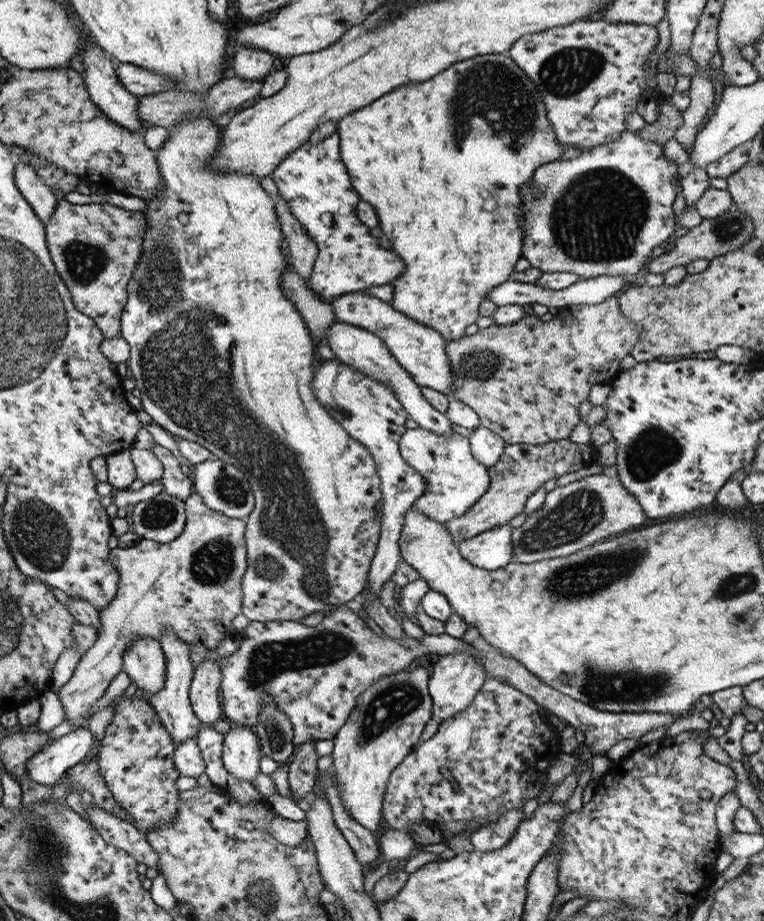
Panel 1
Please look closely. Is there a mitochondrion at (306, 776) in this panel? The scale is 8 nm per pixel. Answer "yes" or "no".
no

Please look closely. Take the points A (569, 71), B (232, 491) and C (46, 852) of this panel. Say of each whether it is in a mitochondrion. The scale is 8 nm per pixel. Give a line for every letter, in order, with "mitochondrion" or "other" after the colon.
A: mitochondrion
B: mitochondrion
C: mitochondrion

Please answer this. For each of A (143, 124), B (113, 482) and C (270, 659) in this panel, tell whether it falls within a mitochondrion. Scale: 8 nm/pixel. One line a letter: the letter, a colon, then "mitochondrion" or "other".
A: other
B: other
C: mitochondrion

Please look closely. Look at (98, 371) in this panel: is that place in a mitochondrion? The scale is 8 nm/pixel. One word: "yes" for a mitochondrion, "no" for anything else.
no

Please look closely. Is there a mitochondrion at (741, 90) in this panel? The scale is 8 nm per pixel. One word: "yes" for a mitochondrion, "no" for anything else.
no

